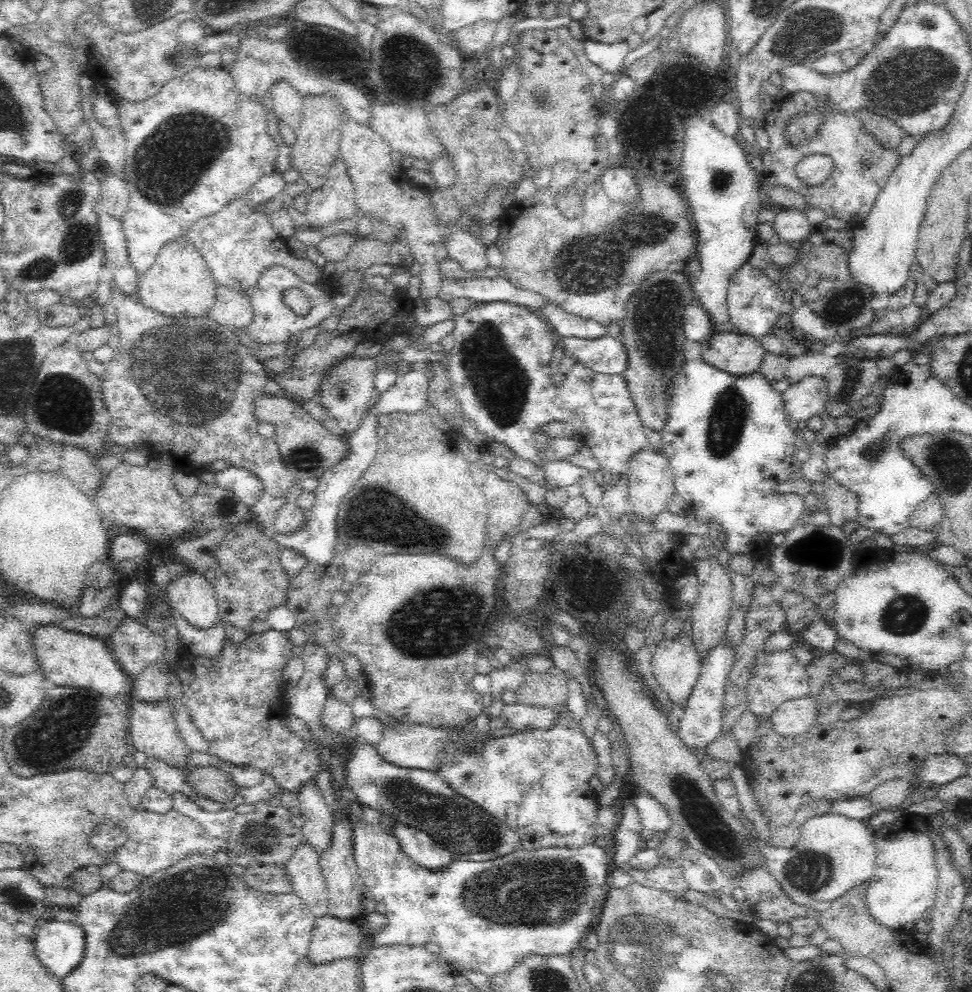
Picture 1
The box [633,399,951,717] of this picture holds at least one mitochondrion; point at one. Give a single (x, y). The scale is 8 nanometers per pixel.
(817, 550)

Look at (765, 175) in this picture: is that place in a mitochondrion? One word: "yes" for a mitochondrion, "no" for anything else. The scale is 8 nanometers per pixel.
no

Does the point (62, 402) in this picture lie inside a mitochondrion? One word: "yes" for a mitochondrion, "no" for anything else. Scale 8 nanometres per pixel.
yes

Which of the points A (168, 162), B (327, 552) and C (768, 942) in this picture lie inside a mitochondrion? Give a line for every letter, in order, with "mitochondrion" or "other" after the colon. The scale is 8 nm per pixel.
A: mitochondrion
B: other
C: other

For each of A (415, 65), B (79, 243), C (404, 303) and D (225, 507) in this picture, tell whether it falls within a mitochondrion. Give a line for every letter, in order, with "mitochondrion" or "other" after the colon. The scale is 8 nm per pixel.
A: mitochondrion
B: mitochondrion
C: other
D: mitochondrion

